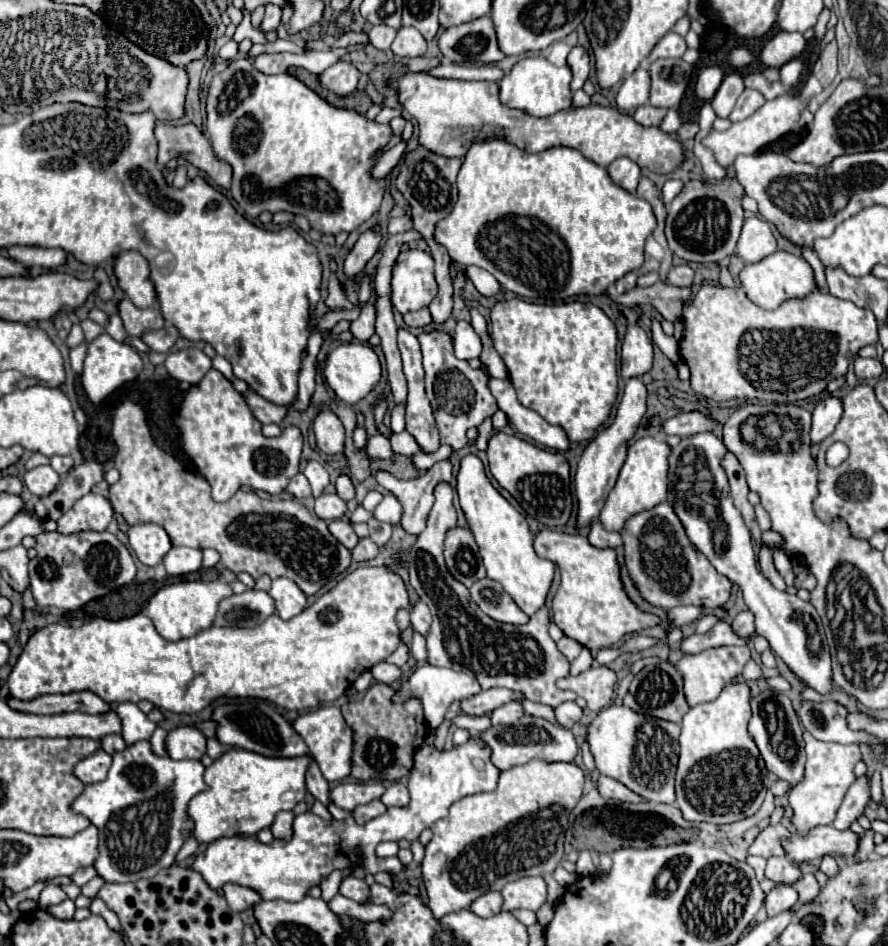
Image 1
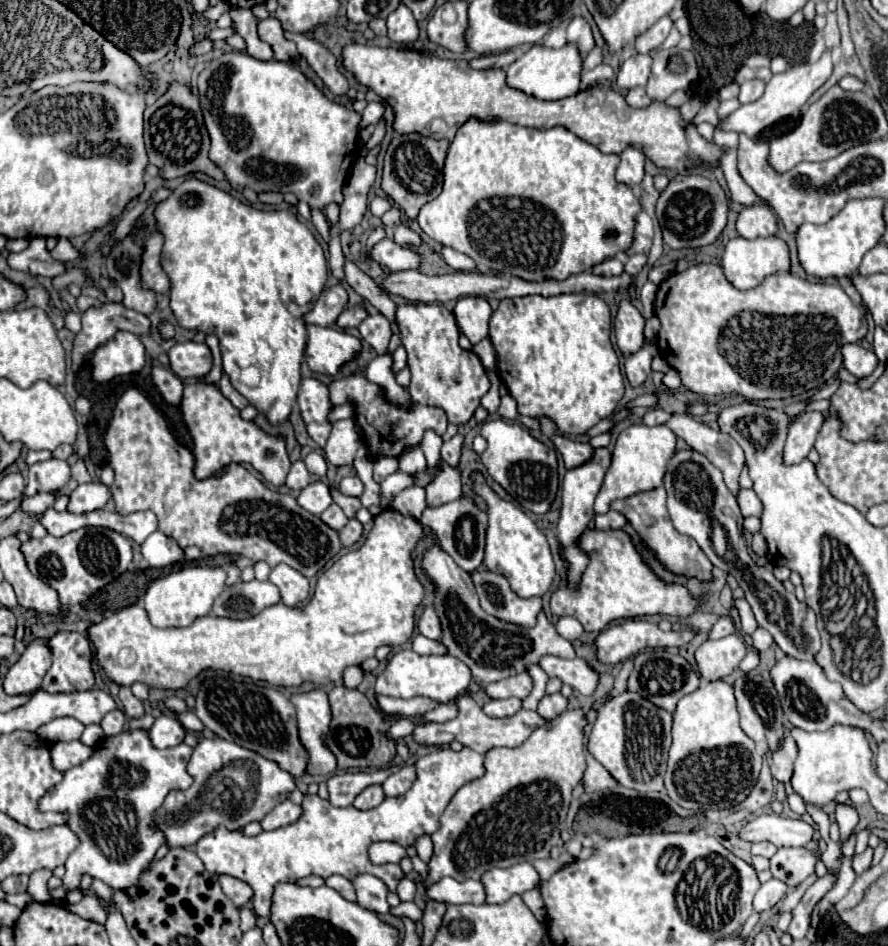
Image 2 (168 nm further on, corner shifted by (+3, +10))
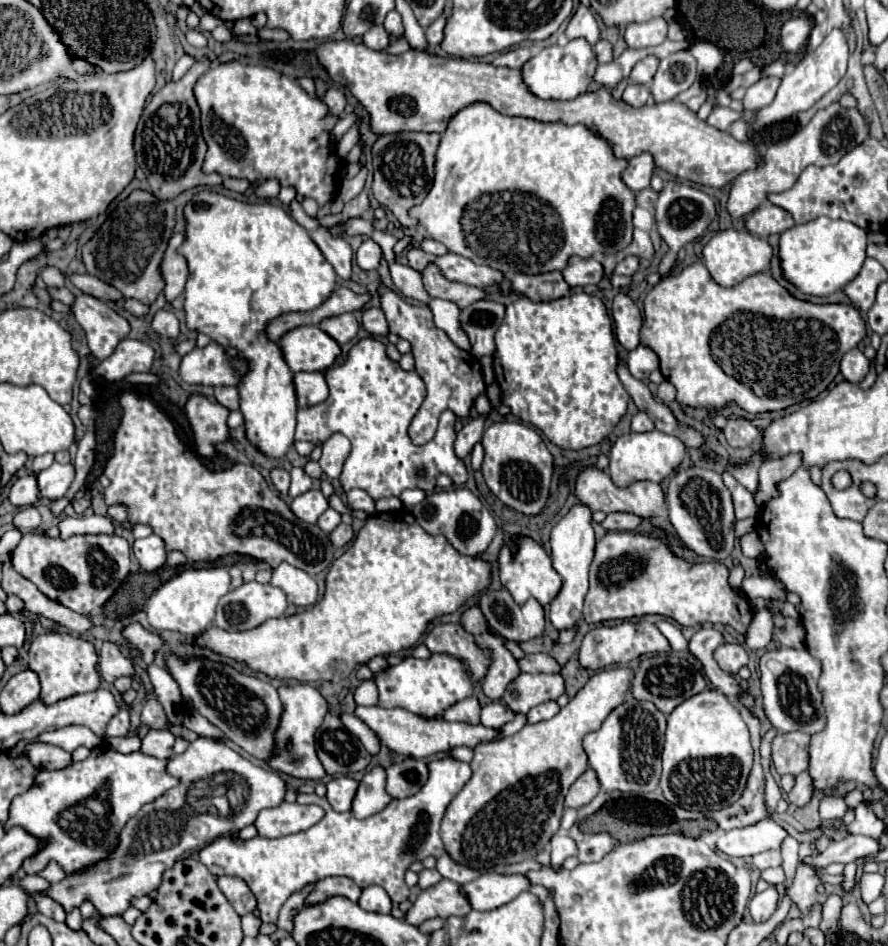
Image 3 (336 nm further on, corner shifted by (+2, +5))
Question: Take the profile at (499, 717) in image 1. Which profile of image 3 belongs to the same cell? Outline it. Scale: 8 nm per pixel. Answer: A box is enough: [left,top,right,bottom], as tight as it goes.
[480,701,514,729]

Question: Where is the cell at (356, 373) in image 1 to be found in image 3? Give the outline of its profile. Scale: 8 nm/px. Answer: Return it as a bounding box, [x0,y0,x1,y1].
[280,325,342,373]

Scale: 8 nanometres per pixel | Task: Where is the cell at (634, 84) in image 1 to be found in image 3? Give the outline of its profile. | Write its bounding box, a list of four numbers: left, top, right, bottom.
[628,55,658,85]

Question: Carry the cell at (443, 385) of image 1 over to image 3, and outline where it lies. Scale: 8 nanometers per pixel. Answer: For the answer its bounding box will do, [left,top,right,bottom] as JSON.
[380,287,486,445]

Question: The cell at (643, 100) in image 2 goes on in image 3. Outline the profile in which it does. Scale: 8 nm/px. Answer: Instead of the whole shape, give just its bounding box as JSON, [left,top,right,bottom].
[622,83,650,107]

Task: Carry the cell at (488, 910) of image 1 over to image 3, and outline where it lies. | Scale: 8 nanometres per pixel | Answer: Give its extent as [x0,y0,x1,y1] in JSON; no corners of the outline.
[406,879,472,925]

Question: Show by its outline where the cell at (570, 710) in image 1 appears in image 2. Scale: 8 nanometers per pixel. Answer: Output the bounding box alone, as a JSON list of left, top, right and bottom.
[537,692,567,718]

